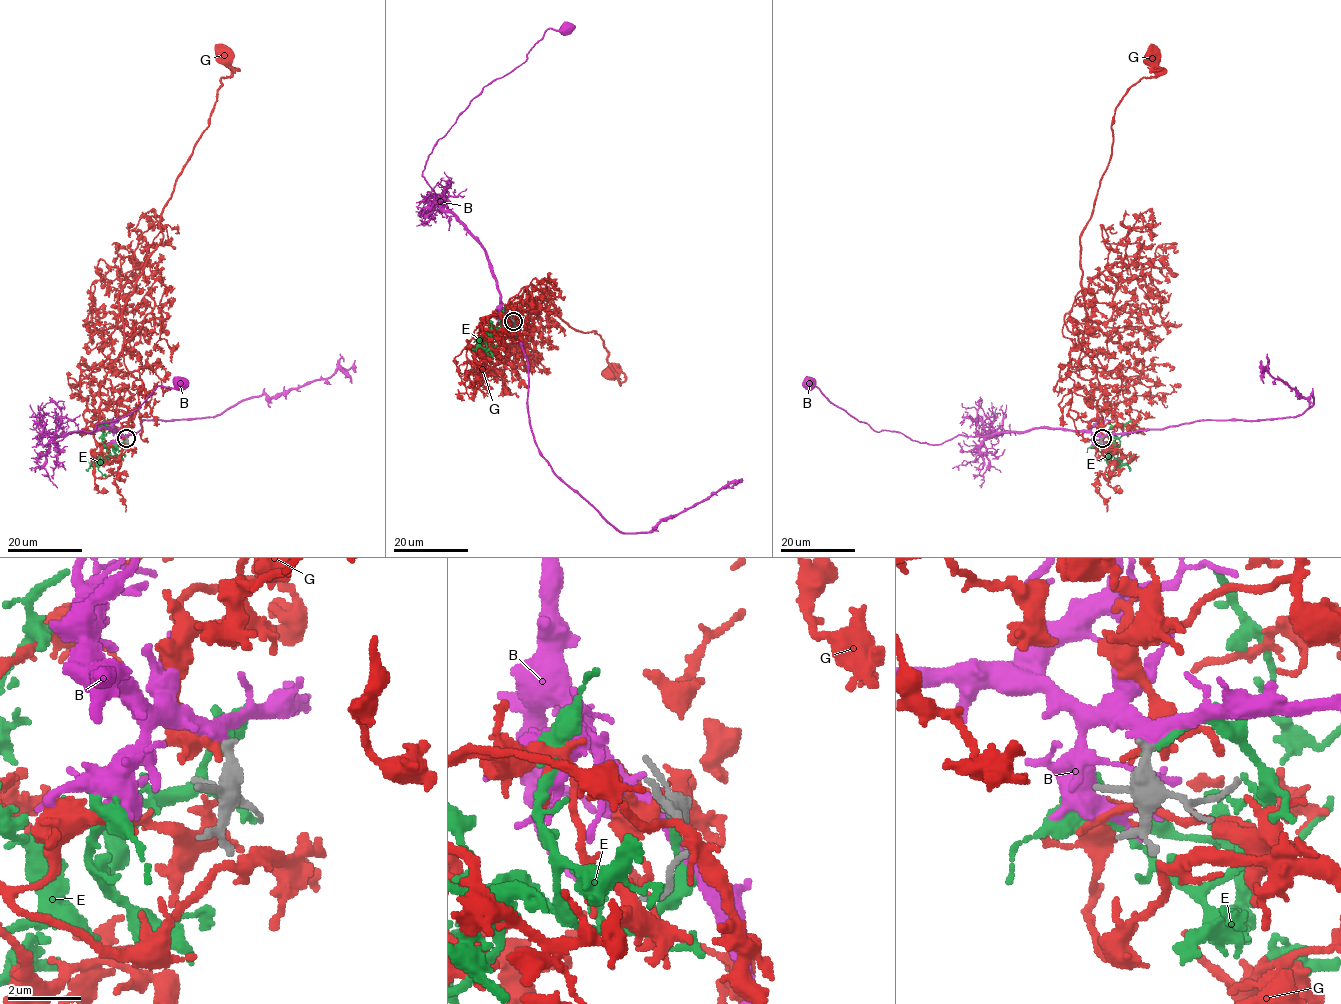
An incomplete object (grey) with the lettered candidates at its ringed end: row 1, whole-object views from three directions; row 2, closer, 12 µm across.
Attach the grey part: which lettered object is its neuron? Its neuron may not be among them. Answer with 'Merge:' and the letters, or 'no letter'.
Merge: B

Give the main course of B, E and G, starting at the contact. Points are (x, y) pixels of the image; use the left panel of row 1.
B: (126, 437), (106, 428), (36, 437), (44, 445), (92, 432), (138, 409), (158, 386), (179, 384)
E: (126, 438), (127, 435), (117, 446), (110, 447), (108, 454), (93, 464), (103, 454)
G: (126, 438), (127, 408), (106, 377), (122, 311), (232, 75), (225, 57)

